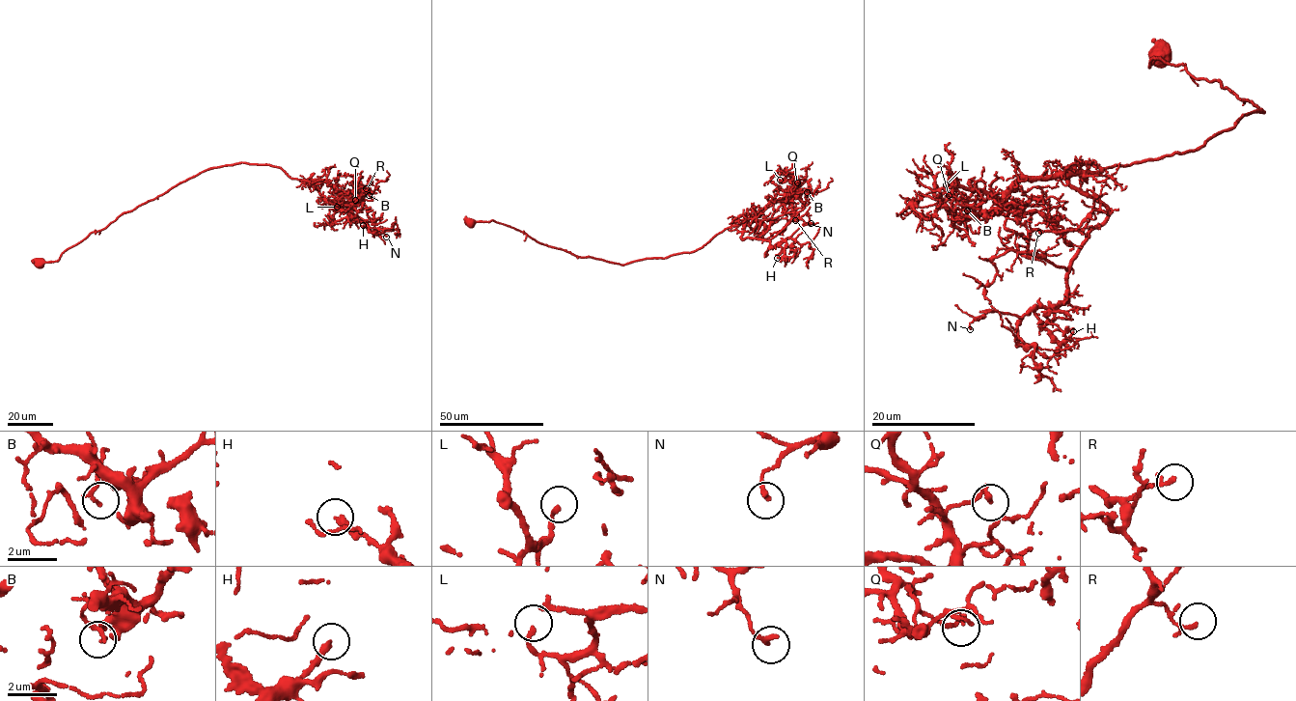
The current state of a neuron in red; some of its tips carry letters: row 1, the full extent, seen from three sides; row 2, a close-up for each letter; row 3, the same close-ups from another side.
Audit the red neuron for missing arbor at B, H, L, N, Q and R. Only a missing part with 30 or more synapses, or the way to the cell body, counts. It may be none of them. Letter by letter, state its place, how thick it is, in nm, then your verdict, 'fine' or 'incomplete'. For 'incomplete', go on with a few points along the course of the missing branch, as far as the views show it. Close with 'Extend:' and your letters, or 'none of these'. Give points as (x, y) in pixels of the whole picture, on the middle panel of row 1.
B: (807, 192) | 140 nm | fine
H: (777, 258) | 260 nm | fine
L: (780, 180) | 180 nm | fine
N: (811, 223) | 240 nm | fine
Q: (797, 182) | 200 nm | fine
R: (795, 220) | 170 nm | fine
Extend: none of these

